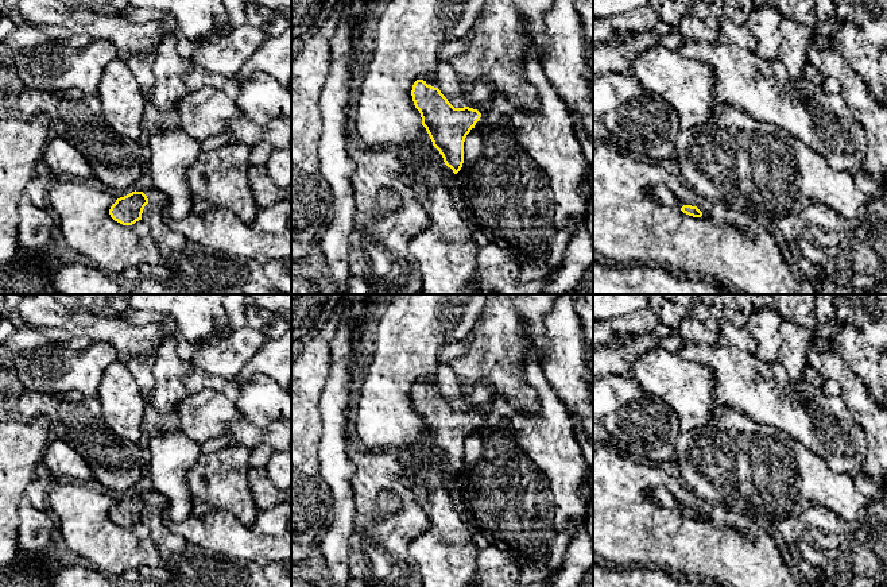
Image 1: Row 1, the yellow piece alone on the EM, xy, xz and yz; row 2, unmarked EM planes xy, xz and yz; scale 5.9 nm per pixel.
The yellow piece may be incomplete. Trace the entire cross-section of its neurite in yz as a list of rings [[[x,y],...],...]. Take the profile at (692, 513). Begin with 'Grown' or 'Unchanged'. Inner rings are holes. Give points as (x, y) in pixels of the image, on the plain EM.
Grown. [[[655,487],[650,491],[648,497],[661,506],[669,507],[671,510],[678,510],[683,515],[701,520],[702,514],[697,509],[683,507],[675,498],[674,494],[667,487]]]

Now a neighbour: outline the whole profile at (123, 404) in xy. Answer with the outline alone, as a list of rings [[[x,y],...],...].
[[[116,359],[106,367],[97,399],[106,426],[119,439],[137,443],[147,401],[124,363]]]

